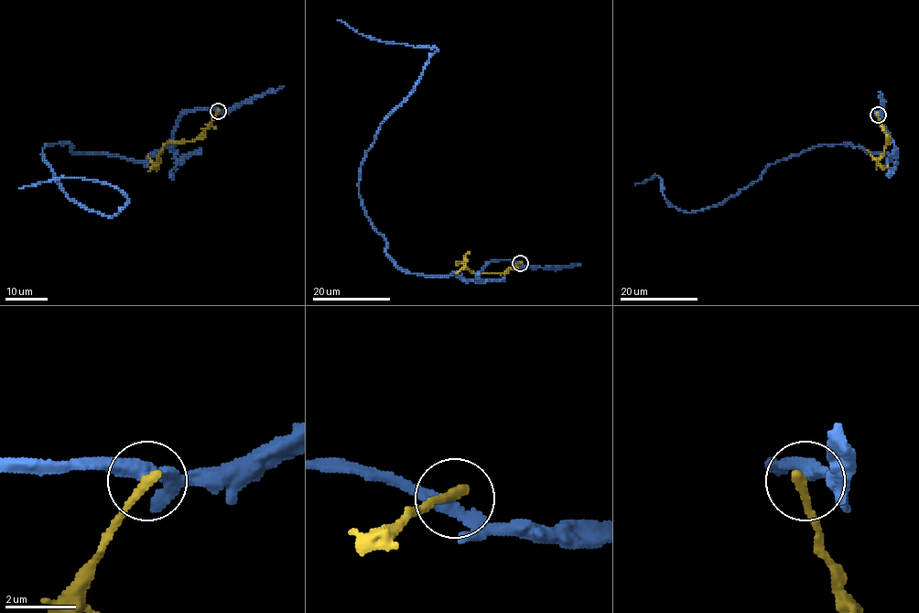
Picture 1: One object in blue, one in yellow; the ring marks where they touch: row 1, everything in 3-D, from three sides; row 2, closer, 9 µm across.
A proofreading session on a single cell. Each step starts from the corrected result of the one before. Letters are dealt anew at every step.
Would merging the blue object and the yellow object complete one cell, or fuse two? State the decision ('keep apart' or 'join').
keep apart

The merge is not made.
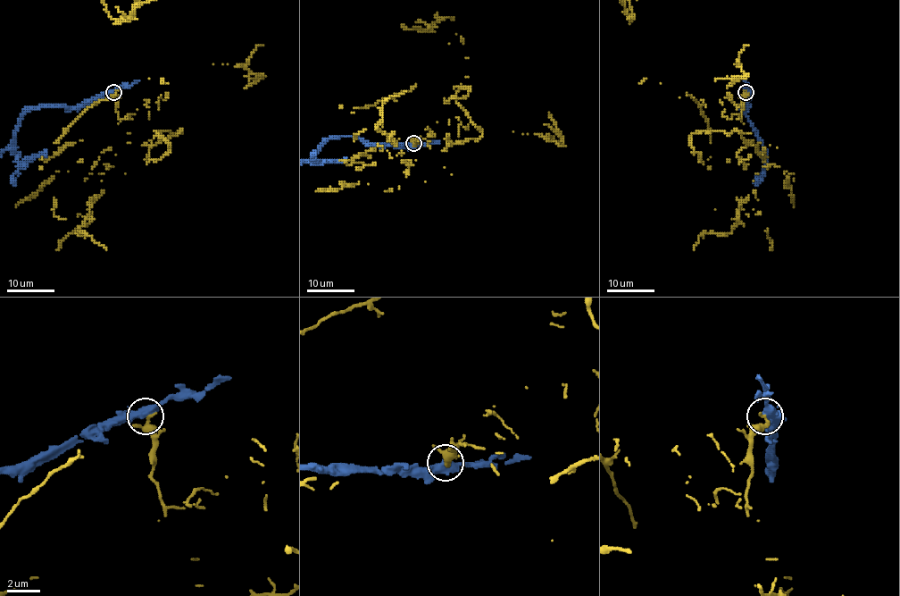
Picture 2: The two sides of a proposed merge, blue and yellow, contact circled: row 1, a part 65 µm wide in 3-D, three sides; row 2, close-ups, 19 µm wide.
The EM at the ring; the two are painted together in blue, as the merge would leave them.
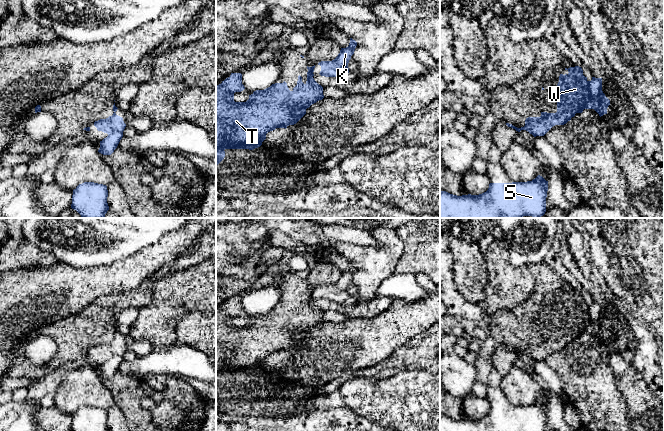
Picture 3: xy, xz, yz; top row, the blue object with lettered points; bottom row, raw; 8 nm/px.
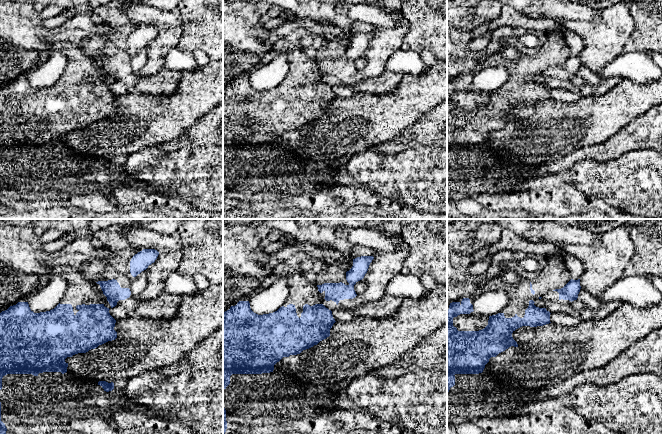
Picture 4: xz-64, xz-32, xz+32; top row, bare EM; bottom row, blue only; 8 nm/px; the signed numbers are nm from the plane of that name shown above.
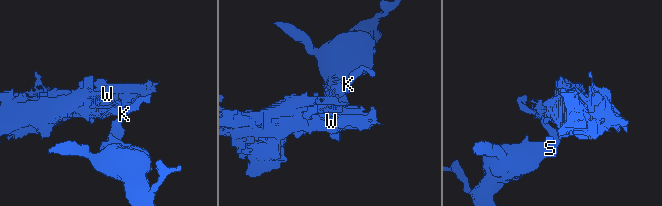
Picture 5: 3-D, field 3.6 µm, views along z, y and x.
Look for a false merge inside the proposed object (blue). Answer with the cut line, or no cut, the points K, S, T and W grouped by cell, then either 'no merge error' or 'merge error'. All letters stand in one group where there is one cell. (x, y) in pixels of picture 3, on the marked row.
cut in xz along (308, 68), (312, 72); K S / T W; merge error

